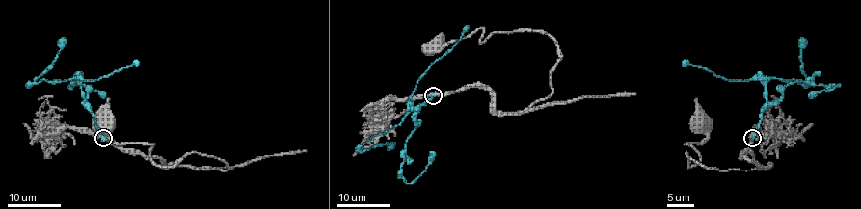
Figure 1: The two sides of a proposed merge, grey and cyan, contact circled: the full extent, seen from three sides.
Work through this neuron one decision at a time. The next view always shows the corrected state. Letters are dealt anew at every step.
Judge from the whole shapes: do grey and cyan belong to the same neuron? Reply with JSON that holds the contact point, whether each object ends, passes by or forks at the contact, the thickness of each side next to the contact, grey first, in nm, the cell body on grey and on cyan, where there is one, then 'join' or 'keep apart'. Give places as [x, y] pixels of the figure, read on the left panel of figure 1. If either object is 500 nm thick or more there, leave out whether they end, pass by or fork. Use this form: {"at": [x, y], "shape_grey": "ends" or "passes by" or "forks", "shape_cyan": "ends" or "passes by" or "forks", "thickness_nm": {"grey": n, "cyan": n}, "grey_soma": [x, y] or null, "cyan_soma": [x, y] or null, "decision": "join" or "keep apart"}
{"at": [103, 138], "thickness_nm": {"grey": 500, "cyan": 400}, "grey_soma": [104, 123], "cyan_soma": null, "decision": "keep apart"}

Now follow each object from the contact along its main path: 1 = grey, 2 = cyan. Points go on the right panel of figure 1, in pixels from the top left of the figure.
1: (753, 137), (743, 157), (766, 168), (719, 171), (686, 152), (687, 166), (705, 123)
2: (753, 138), (766, 102), (766, 84), (771, 78), (806, 82), (800, 38)

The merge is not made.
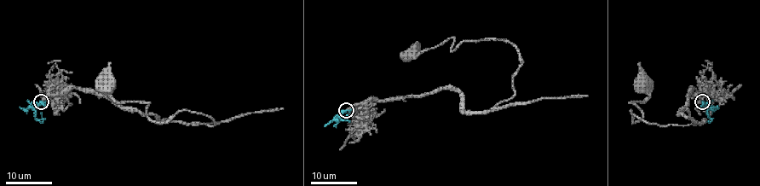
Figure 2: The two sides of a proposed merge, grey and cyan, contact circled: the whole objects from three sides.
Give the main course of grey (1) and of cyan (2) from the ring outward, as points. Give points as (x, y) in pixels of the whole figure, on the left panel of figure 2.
1: (42, 101), (90, 88), (158, 122), (216, 123), (178, 110), (153, 122), (147, 103), (118, 101), (106, 84)
2: (42, 101), (35, 109), (37, 119), (42, 119), (42, 113)

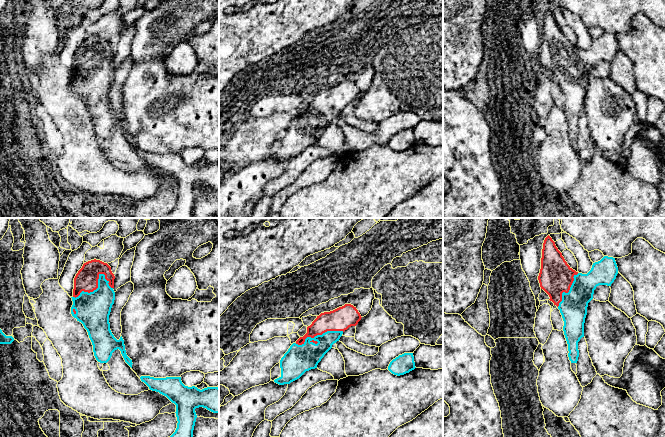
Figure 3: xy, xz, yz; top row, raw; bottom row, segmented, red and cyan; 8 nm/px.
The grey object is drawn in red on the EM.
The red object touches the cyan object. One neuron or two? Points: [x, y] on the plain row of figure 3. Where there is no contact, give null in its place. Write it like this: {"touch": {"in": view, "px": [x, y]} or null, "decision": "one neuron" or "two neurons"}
{"touch": {"in": "xz", "px": [318, 110]}, "decision": "one neuron"}

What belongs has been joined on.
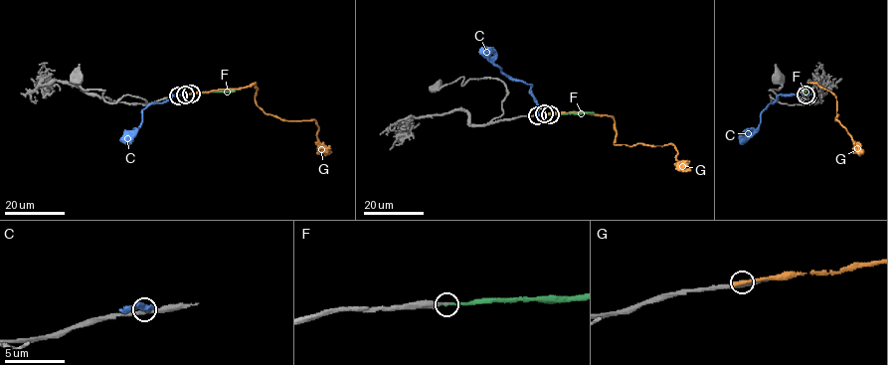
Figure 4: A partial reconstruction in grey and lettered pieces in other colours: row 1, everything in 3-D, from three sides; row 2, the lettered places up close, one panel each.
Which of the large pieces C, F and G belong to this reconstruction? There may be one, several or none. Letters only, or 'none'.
F

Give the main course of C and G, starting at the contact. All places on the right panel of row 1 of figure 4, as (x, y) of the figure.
C: (807, 94), (778, 95), (763, 110), (759, 125), (740, 142)
G: (805, 94), (803, 90), (810, 83), (817, 84), (835, 95), (836, 120), (863, 152)

